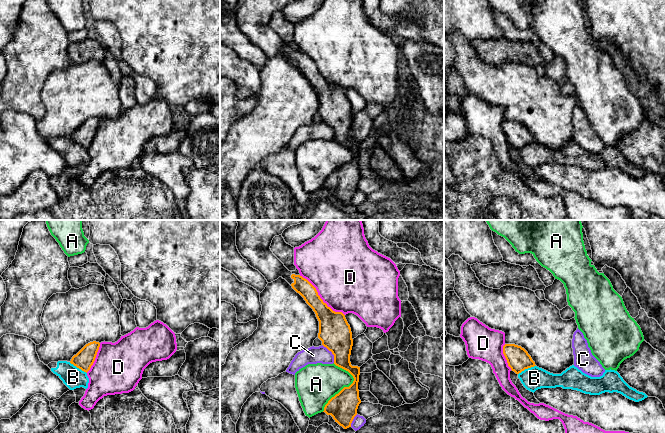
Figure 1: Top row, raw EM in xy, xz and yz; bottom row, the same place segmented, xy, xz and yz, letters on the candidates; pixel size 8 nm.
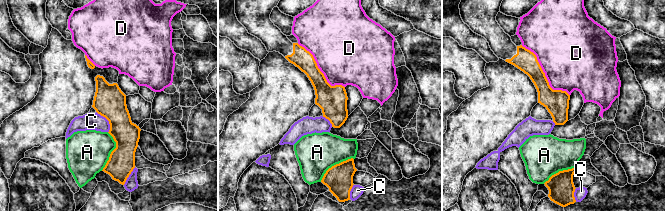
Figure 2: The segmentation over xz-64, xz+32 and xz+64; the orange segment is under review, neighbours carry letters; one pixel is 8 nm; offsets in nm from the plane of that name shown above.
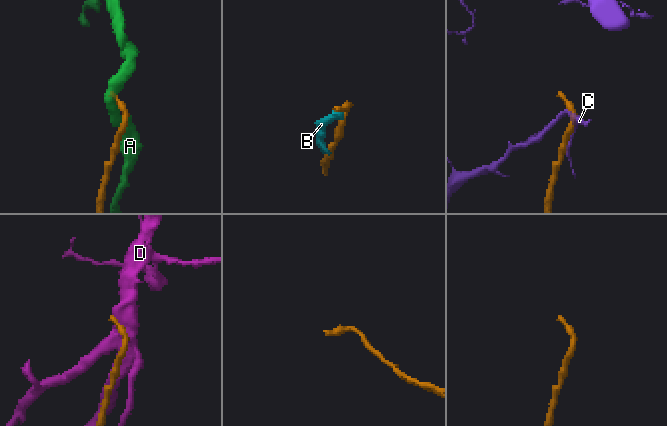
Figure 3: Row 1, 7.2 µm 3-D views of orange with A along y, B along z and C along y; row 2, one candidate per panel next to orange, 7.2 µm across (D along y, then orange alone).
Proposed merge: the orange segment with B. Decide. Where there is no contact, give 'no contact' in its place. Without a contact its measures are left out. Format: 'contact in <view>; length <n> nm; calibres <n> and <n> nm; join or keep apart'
contact in yz; length 160 nm; calibres 190 and 190 nm; keep apart

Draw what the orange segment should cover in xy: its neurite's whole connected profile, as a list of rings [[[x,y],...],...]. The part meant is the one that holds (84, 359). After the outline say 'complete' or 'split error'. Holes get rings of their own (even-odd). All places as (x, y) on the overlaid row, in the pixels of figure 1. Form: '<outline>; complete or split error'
[[[96,341],[86,344],[72,357],[70,363],[87,373],[95,361],[99,347],[100,343]]]; complete

